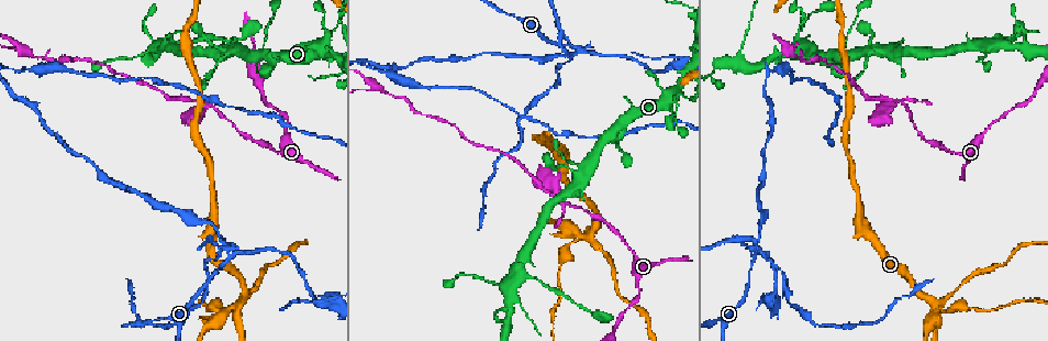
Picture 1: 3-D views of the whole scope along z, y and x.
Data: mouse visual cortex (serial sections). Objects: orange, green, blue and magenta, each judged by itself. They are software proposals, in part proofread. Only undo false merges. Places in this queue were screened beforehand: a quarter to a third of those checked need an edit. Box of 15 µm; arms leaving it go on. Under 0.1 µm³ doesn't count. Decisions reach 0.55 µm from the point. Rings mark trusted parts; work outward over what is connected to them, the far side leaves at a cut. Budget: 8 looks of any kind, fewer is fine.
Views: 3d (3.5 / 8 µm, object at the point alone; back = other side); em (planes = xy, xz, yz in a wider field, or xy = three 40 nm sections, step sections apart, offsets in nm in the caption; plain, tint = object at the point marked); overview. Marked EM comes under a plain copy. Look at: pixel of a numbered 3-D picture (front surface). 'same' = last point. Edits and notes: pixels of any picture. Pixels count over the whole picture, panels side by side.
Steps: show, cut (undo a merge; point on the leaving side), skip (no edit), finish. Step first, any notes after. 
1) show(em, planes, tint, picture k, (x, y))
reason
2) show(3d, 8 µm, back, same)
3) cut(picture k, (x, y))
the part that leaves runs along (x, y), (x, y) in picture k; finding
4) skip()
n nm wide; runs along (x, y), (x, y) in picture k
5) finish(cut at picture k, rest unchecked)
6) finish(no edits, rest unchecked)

show(3d, 3.5 µm, picture 1, (902, 101))
two arms in line, one across

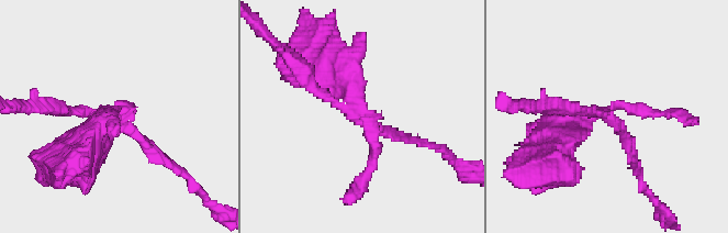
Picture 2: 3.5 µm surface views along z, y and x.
show(em, planes, tint, picture 2, (358, 117))

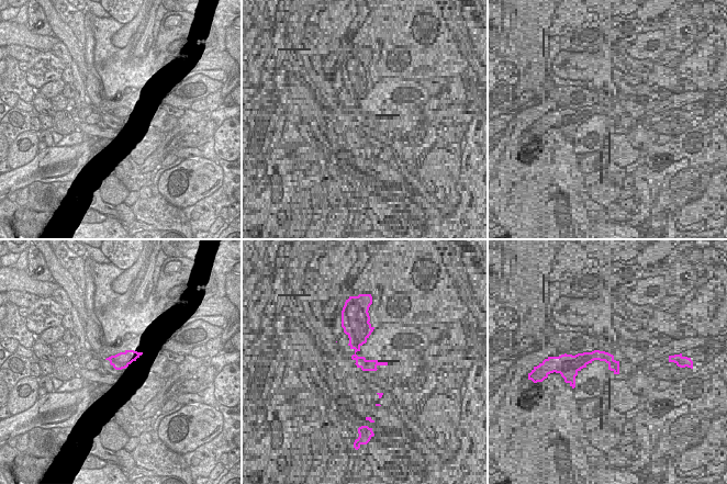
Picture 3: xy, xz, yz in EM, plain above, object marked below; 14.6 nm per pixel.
cut(picture 2, (370, 166))
240 nm wide; the part that leaves runs along (364, 120), (354, 87), (323, 53) in picture 2; a second cell is stuck on

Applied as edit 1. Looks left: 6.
show(overview)

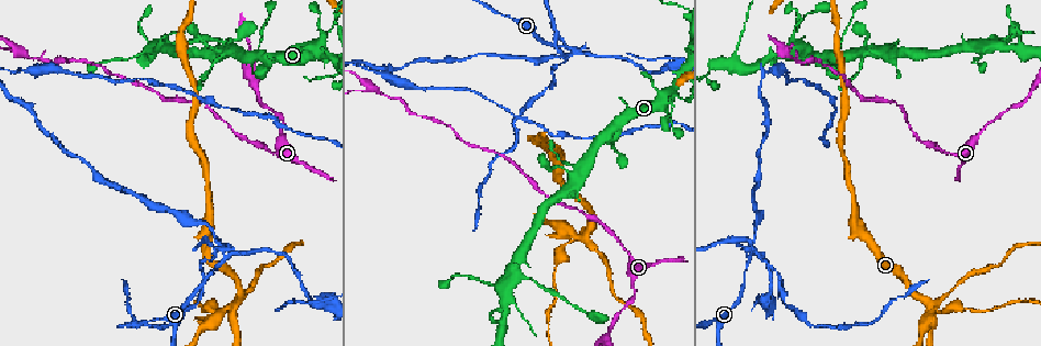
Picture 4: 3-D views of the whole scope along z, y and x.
show(3d, 3.5 µm, picture 4, (536, 281))
thick turns thin

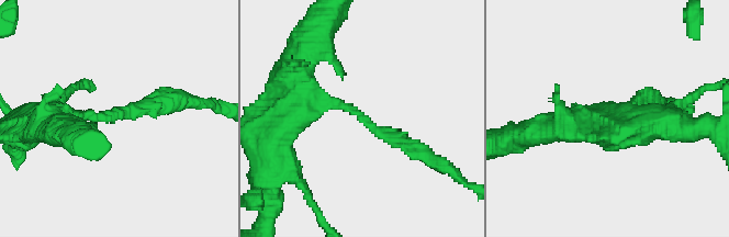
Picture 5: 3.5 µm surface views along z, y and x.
show(em, planes, tint, picture 5, (112, 116))

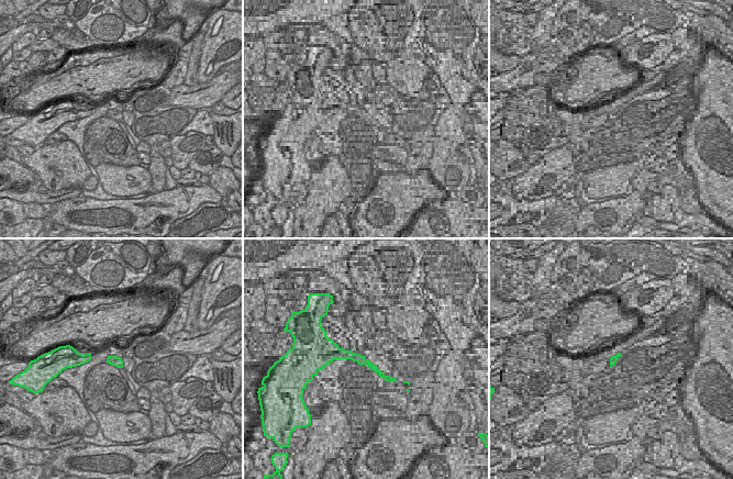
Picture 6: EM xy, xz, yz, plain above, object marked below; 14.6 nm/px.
show(em, xy, step 3, tint, same)

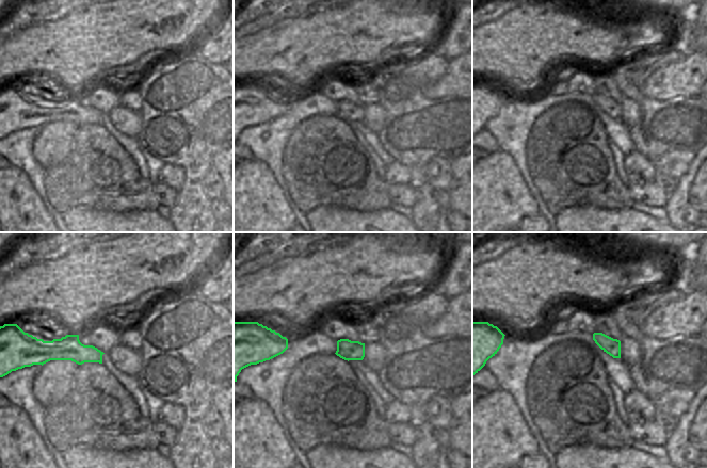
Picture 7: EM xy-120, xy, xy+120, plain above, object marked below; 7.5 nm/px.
skip()
150 nm wide; runs along (298, 77), (416, 149) in picture 5; all the same cell

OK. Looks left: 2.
finish(cut at picture 2, rest unchecked)

